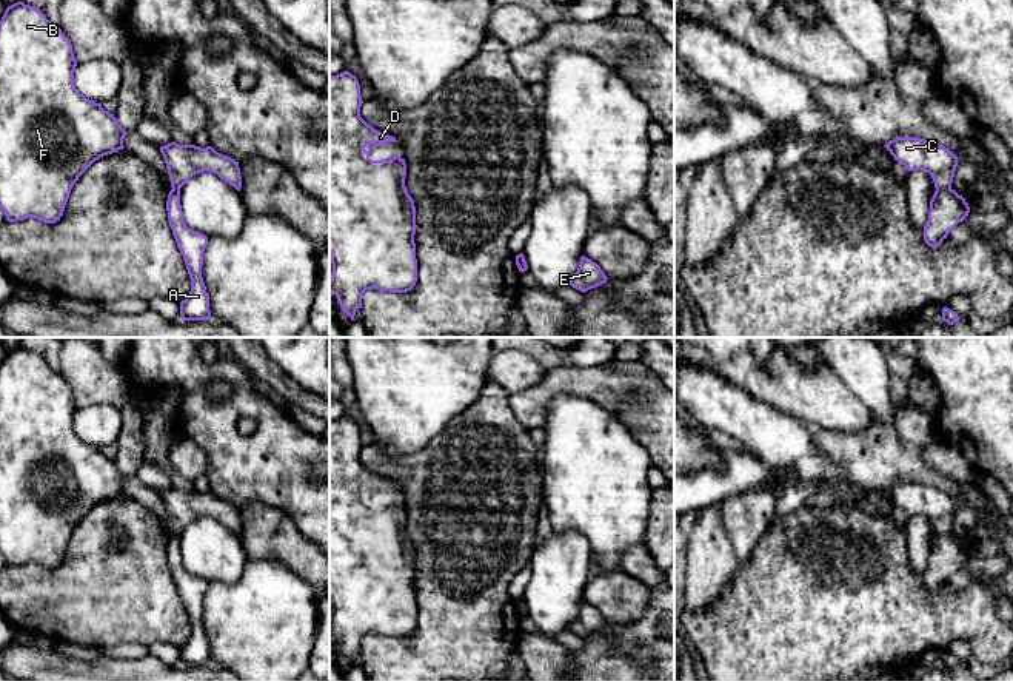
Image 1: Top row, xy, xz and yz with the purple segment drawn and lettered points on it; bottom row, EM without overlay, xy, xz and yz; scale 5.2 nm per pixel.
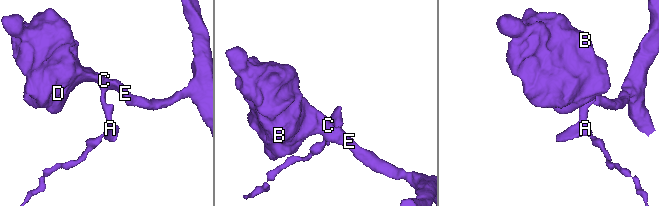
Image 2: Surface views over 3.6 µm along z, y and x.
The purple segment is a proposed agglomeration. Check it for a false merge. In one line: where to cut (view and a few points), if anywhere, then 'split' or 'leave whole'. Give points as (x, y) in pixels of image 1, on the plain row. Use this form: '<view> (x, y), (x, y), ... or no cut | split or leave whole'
yz (950, 532), (936, 535) | split

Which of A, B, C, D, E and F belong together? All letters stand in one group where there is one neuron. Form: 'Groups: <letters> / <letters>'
Groups: A / B C D E F

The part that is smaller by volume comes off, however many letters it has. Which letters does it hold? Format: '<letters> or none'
A

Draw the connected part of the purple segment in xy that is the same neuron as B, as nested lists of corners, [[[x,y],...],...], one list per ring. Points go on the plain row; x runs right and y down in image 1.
[[[23,347],[6,353],[0,365],[0,553],[8,567],[34,562],[55,569],[63,561],[79,522],[100,502],[123,495],[128,479],[100,448],[86,444],[74,430],[77,405],[59,370]]]

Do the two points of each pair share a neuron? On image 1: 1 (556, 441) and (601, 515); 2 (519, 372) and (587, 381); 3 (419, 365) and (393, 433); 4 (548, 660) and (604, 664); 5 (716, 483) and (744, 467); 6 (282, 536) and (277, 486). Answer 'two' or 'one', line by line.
1: one
2: two
3: one
4: two
5: one
6: two

